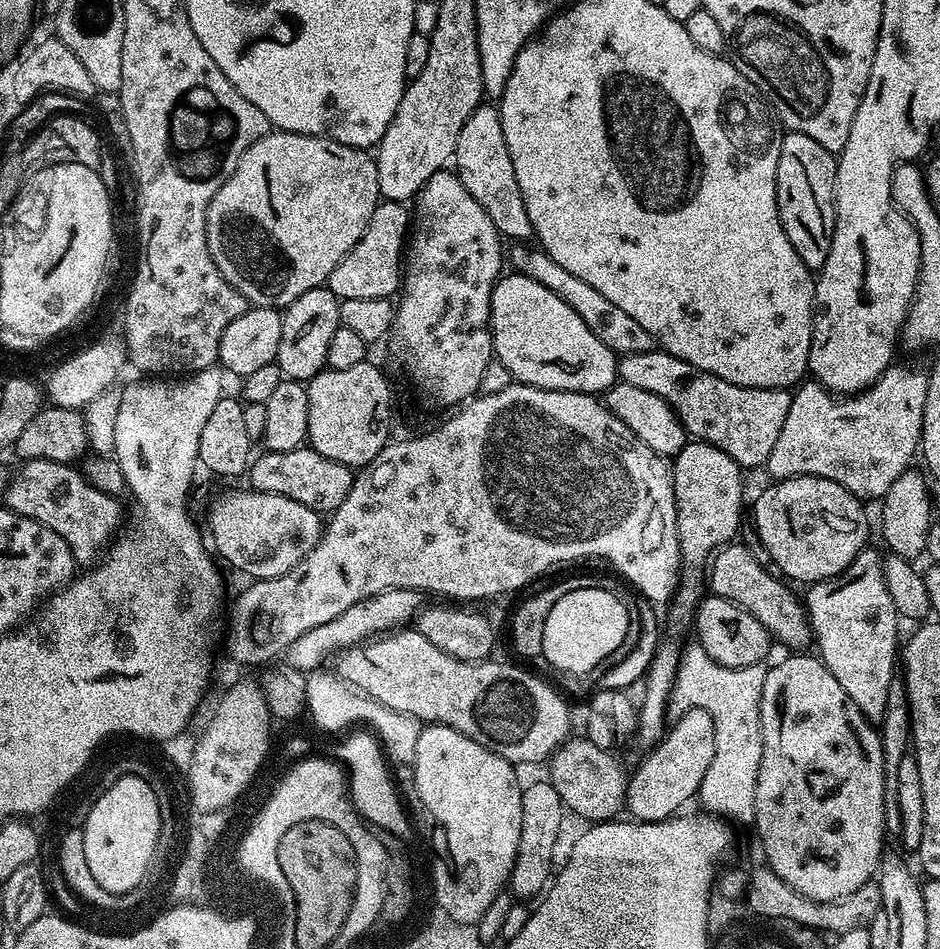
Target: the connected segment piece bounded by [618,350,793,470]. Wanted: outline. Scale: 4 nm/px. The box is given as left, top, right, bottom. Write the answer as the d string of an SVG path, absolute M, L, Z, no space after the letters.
M663 350L630 354L618 364L618 376L630 386L660 395L673 411L689 437L718 446L741 469L767 465L774 442L784 435L782 422L792 407L792 392L782 388L743 388L706 374Z

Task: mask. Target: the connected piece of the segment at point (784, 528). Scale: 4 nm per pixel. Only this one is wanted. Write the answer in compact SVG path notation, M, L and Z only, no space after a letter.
M795 476L789 480L777 480L769 485L757 498L756 505L753 508L751 505L751 523L761 543L770 552L770 557L789 581L801 580L804 586L811 586L820 580L834 578L839 572L844 572L846 566L850 566L850 562L854 562L857 554L869 543L865 505L857 496L850 494L850 490L838 486L838 482L830 482L830 478L817 476Z

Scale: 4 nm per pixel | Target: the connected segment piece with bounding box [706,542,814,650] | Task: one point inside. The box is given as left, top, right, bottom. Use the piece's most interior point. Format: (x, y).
(735, 575)

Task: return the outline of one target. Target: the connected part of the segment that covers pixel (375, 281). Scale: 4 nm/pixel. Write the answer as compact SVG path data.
M381 199L380 204L370 214L370 222L358 238L358 242L334 266L334 270L328 275L326 285L340 300L350 298L392 298L397 295L402 284L402 261L406 256L406 238L409 235L408 220L410 224L410 212L399 200Z

